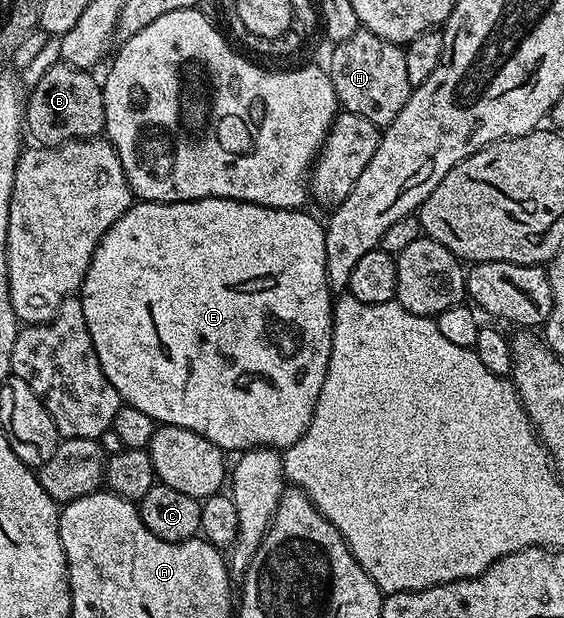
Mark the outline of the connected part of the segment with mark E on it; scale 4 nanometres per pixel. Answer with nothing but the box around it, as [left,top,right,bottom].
[77,197,333,451]

